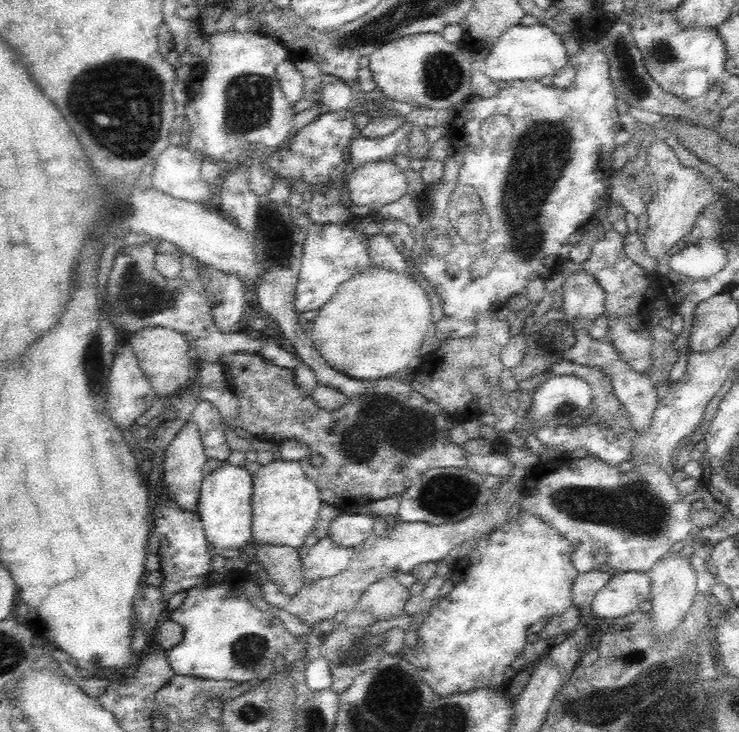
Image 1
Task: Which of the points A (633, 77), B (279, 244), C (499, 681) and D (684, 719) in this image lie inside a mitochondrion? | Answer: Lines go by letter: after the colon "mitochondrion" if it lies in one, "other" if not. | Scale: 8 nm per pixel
A: mitochondrion
B: mitochondrion
C: other
D: mitochondrion

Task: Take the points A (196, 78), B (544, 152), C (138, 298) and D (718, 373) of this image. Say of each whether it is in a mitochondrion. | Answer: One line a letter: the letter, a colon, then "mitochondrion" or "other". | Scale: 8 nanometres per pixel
A: other
B: mitochondrion
C: mitochondrion
D: other

